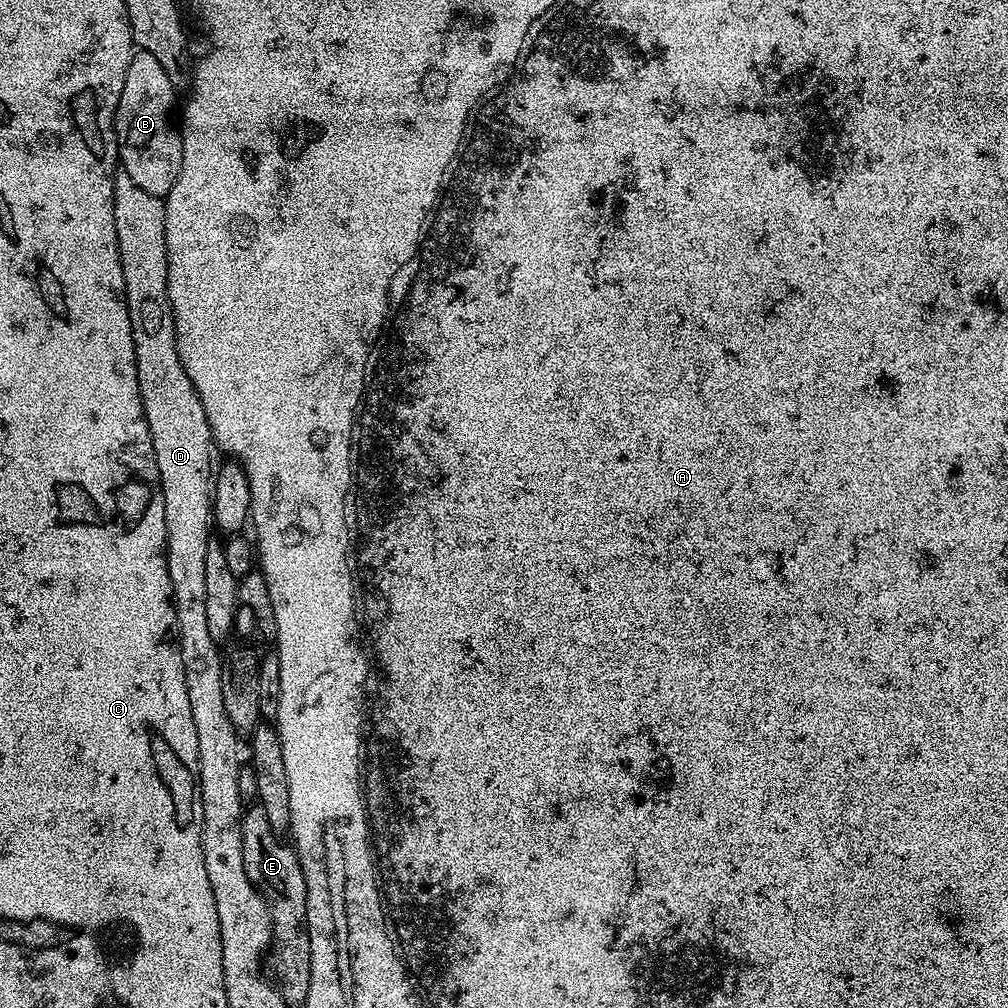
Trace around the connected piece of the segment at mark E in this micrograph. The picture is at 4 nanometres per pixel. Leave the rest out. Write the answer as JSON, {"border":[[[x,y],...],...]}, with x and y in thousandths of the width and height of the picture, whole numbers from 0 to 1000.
{"border":[[[250,800],[243,805],[238,814],[240,831],[240,859],[248,875],[270,902],[270,938],[264,945],[264,956],[268,961],[269,971],[287,998],[301,998],[308,986],[308,931],[306,930],[306,912],[304,911],[304,871],[300,867],[298,852],[293,840],[279,826],[274,825],[264,813],[264,804]]]}

